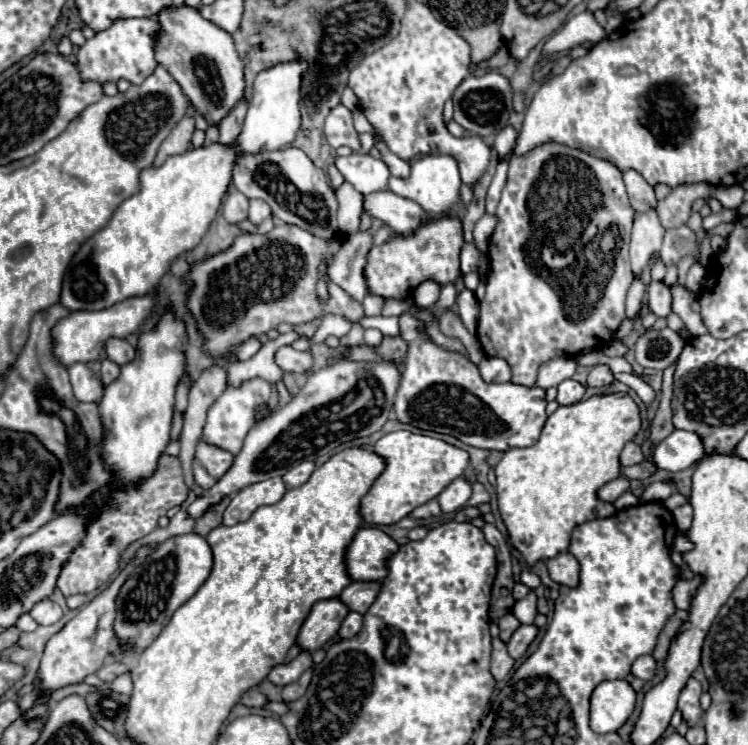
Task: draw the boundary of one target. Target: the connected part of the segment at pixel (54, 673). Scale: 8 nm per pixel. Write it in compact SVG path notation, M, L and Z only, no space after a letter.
M140 548L136 560L132 564L128 564L120 576L102 592L98 594L90 604L86 604L58 634L54 634L44 650L42 656L42 664L38 670L38 678L40 678L40 688L44 688L46 692L52 692L56 688L68 686L68 684L78 684L82 682L88 674L96 672L110 656L112 650L112 640L114 640L114 630L112 630L112 620L114 620L114 598L118 594L118 586L122 586L122 582L128 578L130 570L142 560L146 558L146 554L150 554L152 548Z

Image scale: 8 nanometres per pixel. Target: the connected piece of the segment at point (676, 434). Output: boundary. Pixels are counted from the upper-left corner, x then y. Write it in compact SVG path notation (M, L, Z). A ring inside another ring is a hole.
M674 430L668 438L664 438L654 450L654 462L658 468L668 472L678 472L704 456L702 438L696 432Z

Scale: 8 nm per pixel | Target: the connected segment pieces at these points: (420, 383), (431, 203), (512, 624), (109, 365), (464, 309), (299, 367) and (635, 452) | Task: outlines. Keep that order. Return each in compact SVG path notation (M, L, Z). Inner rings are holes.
M410 306L400 316L402 338L408 344L406 368L398 386L394 410L400 422L410 422L422 430L452 434L464 444L486 450L510 450L516 446L534 446L546 422L546 390L526 388L512 382L488 384L480 378L478 366L458 352L448 352L428 340L418 328Z
M428 154L424 158L418 158L412 164L412 172L410 178L402 180L402 178L390 178L388 188L404 198L410 198L414 202L418 202L428 214L432 216L440 216L440 214L448 214L450 208L458 202L460 198L460 174L458 174L458 164L452 156L444 156L444 154Z
M506 614L498 620L498 626L500 626L500 640L508 642L512 632L520 626L520 622L518 622L518 618L514 618L514 614Z
M102 360L102 372L100 372L100 378L102 378L102 382L104 382L104 386L108 384L108 382L112 382L114 378L118 378L118 374L120 374L120 366L116 364L116 362L112 362L112 360Z
M465 288L458 294L456 298L458 302L458 314L464 322L464 326L476 334L476 324L478 324L478 318L480 315L479 301L473 291Z
M282 346L276 354L276 362L286 372L308 372L314 364L310 350L294 350L292 346Z
M628 442L620 454L620 462L622 466L632 466L632 464L638 464L644 460L644 454L642 454L642 448L636 444L636 442Z

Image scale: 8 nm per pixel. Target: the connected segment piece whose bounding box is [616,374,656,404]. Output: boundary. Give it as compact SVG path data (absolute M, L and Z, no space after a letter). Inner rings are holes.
M616 374L616 380L628 384L640 396L640 400L644 404L650 404L656 398L656 392L642 378L638 378L638 376L632 376L632 374Z

